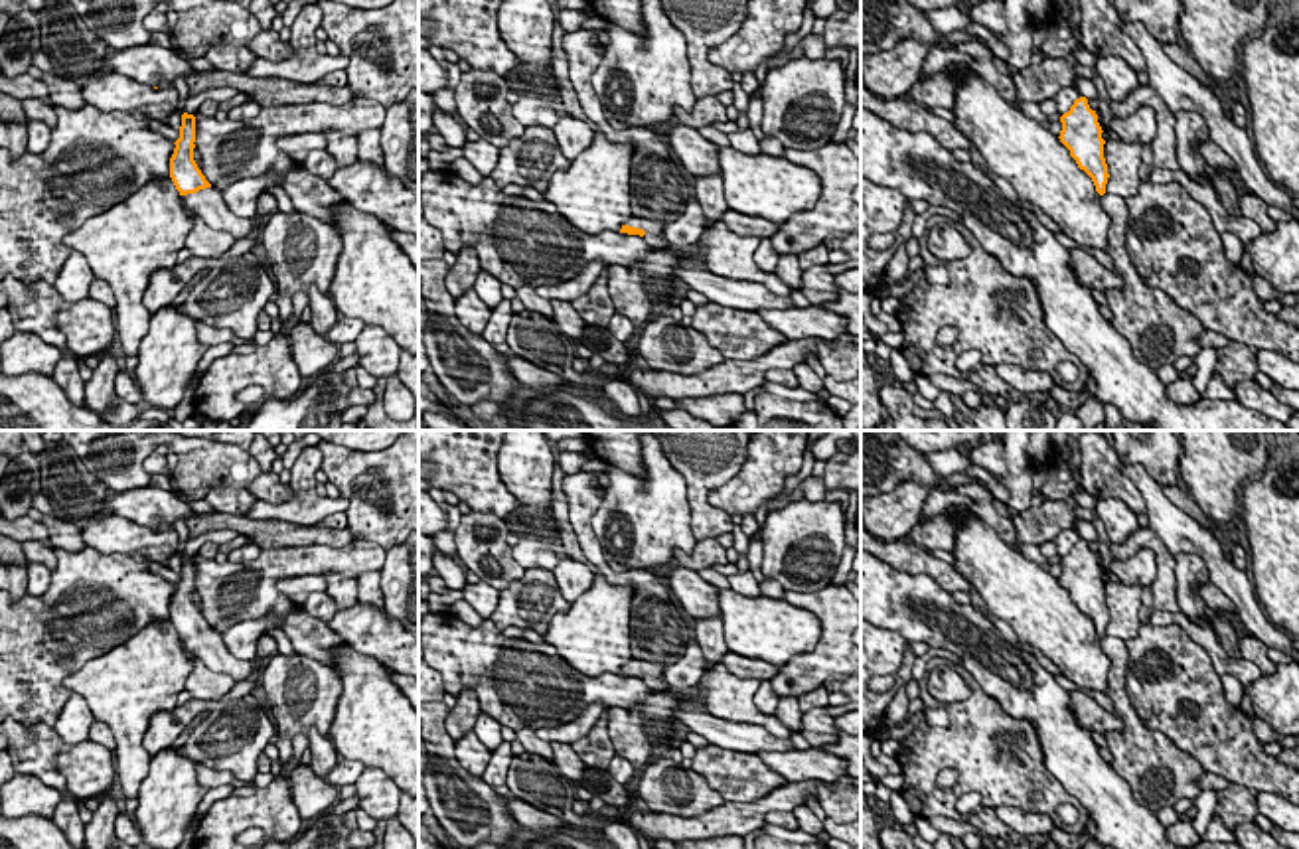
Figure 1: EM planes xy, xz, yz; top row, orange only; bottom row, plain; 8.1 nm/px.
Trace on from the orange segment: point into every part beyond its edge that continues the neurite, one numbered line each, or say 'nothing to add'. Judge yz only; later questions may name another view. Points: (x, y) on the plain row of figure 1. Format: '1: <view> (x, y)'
nothing to add

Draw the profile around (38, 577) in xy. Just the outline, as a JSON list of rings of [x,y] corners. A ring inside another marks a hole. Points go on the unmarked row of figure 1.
[[[28,563],[28,588],[32,596],[41,596],[49,588],[51,573],[41,563]]]

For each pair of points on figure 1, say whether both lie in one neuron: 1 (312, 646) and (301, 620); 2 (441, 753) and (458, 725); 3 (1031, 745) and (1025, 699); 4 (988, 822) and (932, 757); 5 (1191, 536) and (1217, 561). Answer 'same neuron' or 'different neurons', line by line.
1: same neuron
2: different neurons
3: different neurons
4: different neurons
5: same neuron

